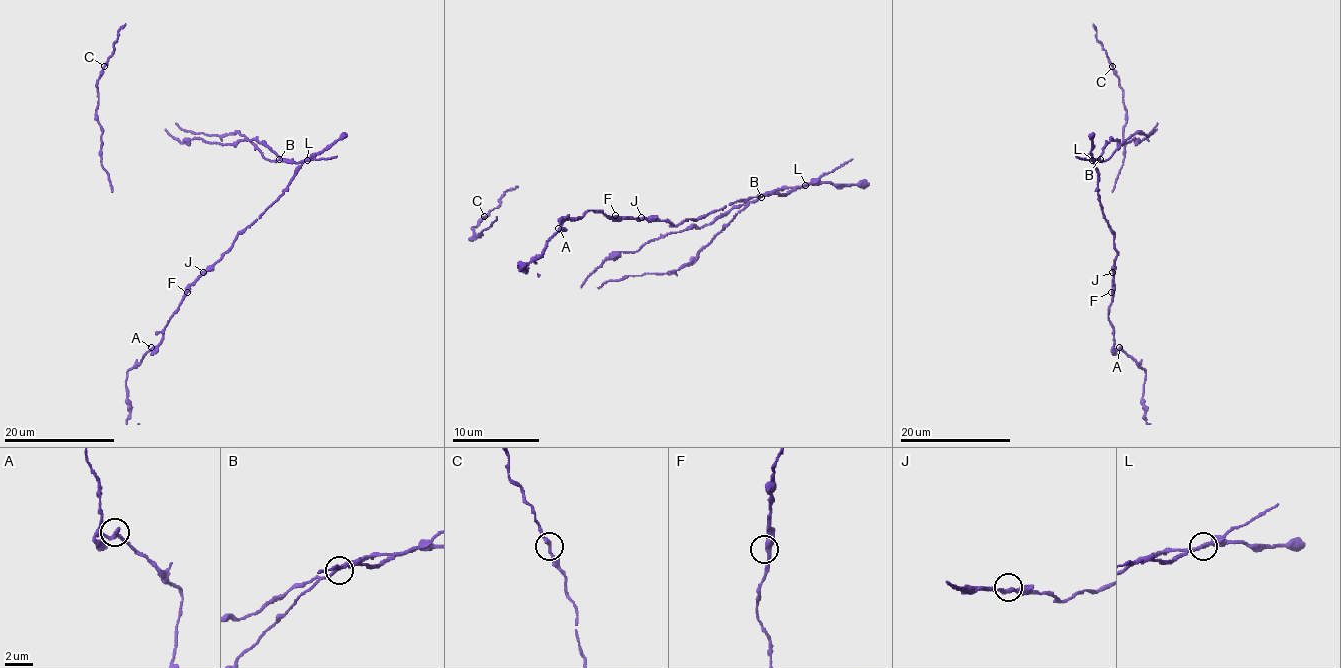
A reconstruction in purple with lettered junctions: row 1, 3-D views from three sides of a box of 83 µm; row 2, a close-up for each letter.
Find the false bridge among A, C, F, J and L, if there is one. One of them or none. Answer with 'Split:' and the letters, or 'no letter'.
Split: L

